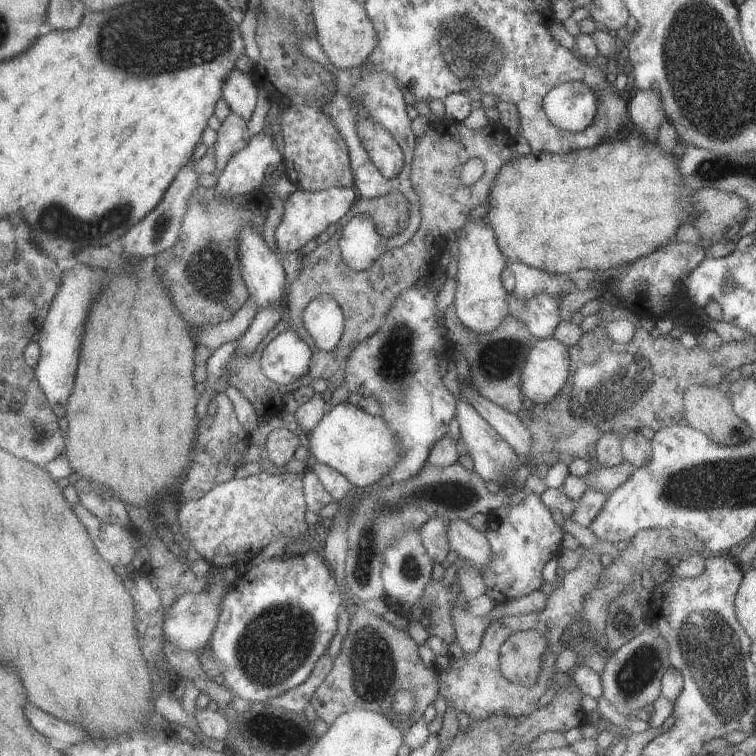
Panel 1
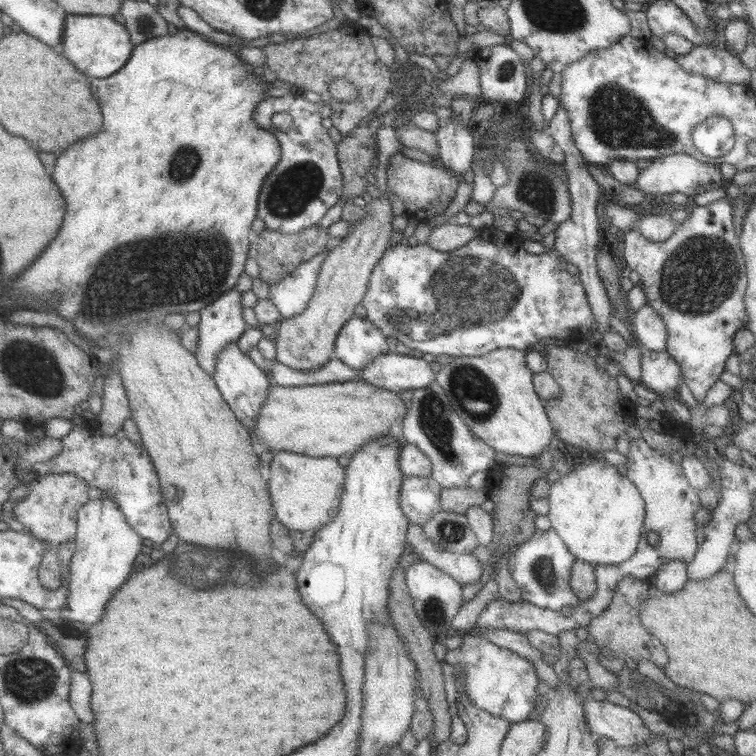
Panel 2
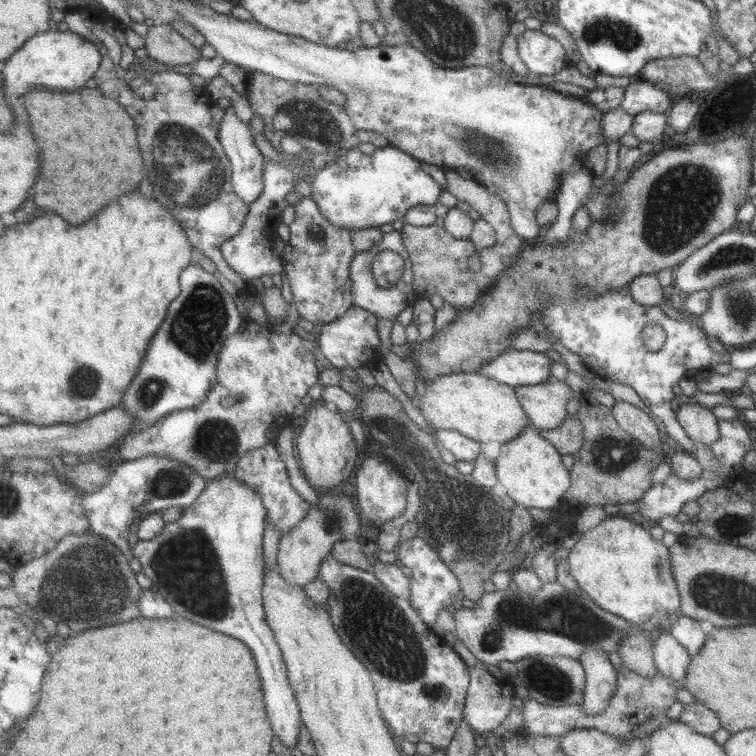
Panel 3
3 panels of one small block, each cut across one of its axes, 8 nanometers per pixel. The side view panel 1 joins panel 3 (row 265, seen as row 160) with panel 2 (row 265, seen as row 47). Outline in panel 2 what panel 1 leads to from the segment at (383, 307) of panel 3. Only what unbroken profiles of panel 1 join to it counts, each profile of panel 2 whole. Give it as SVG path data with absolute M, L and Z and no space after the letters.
M335 240L333 246L329 246L329 250L321 252L313 260L301 264L295 274L289 274L279 284L271 284L271 298L269 300L279 308L283 318L293 318L293 316L307 312L311 298L315 296L323 264L329 258L329 254L333 252L333 248L339 246L341 242L343 240Z

